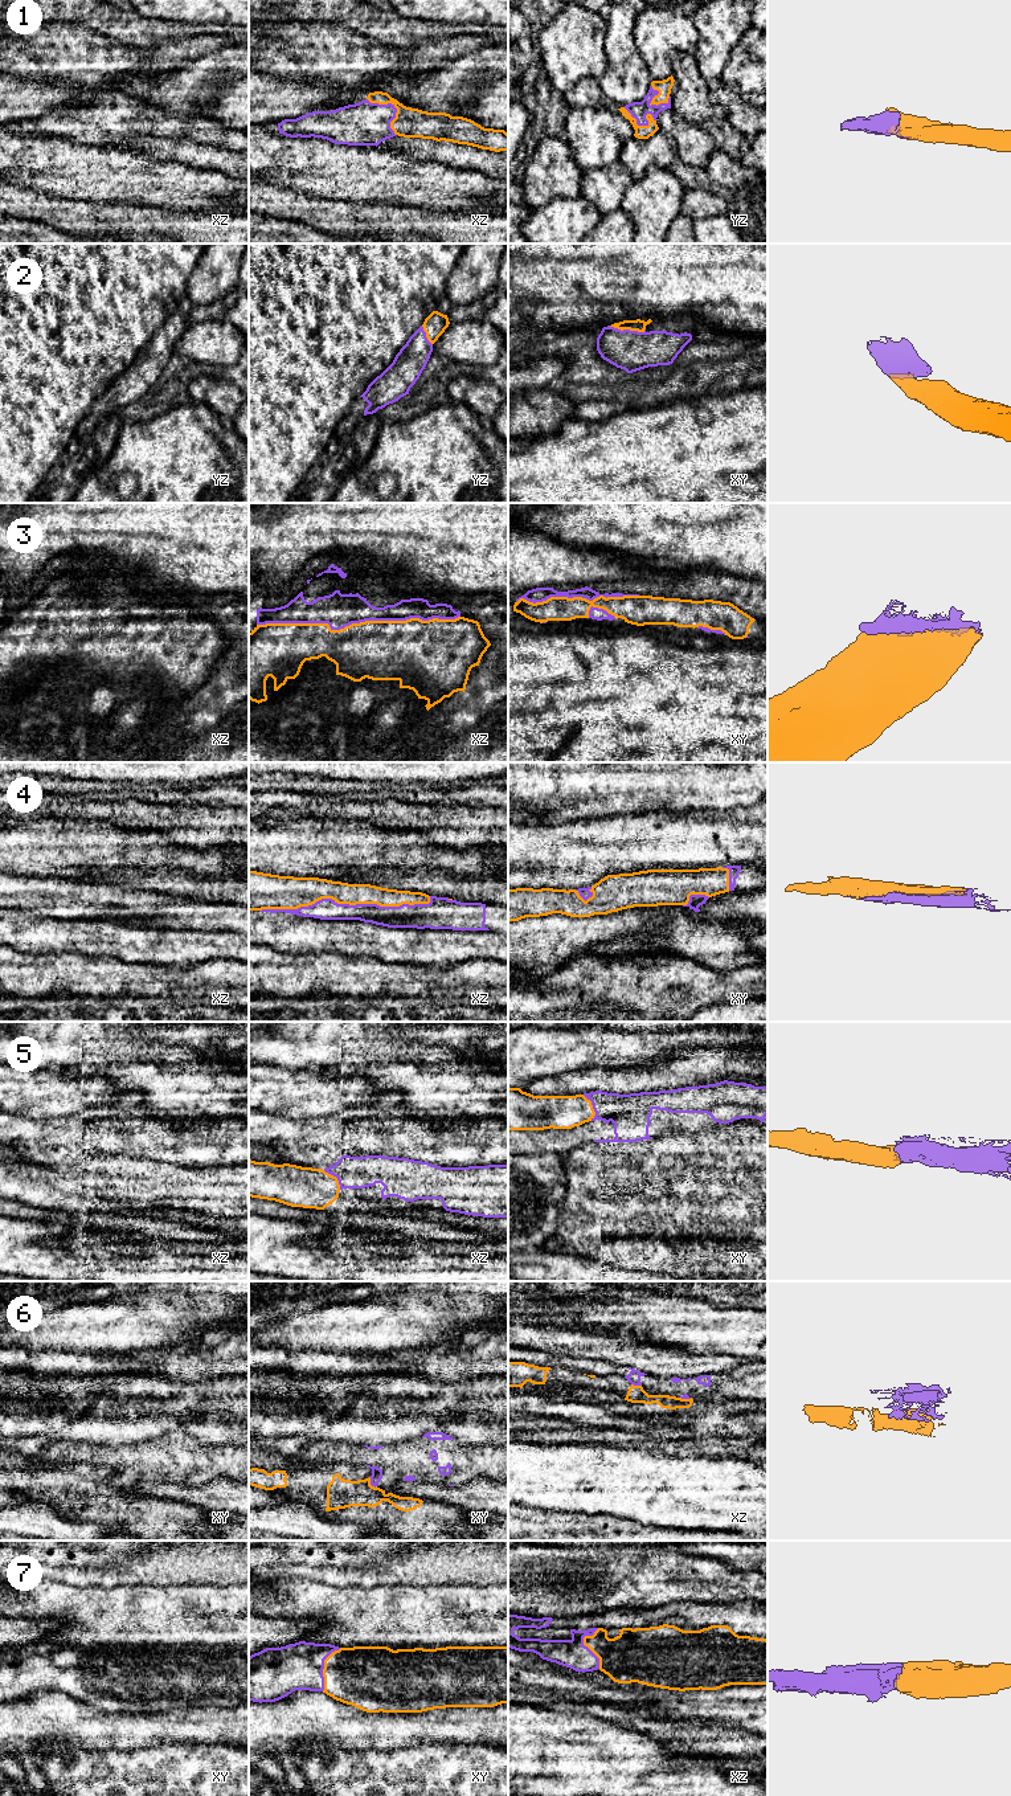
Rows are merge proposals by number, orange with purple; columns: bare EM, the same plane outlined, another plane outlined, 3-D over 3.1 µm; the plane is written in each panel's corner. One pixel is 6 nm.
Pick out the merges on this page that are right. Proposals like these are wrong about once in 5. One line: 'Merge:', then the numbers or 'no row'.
Merge: 1, 2, 3, 4, 5, 7

